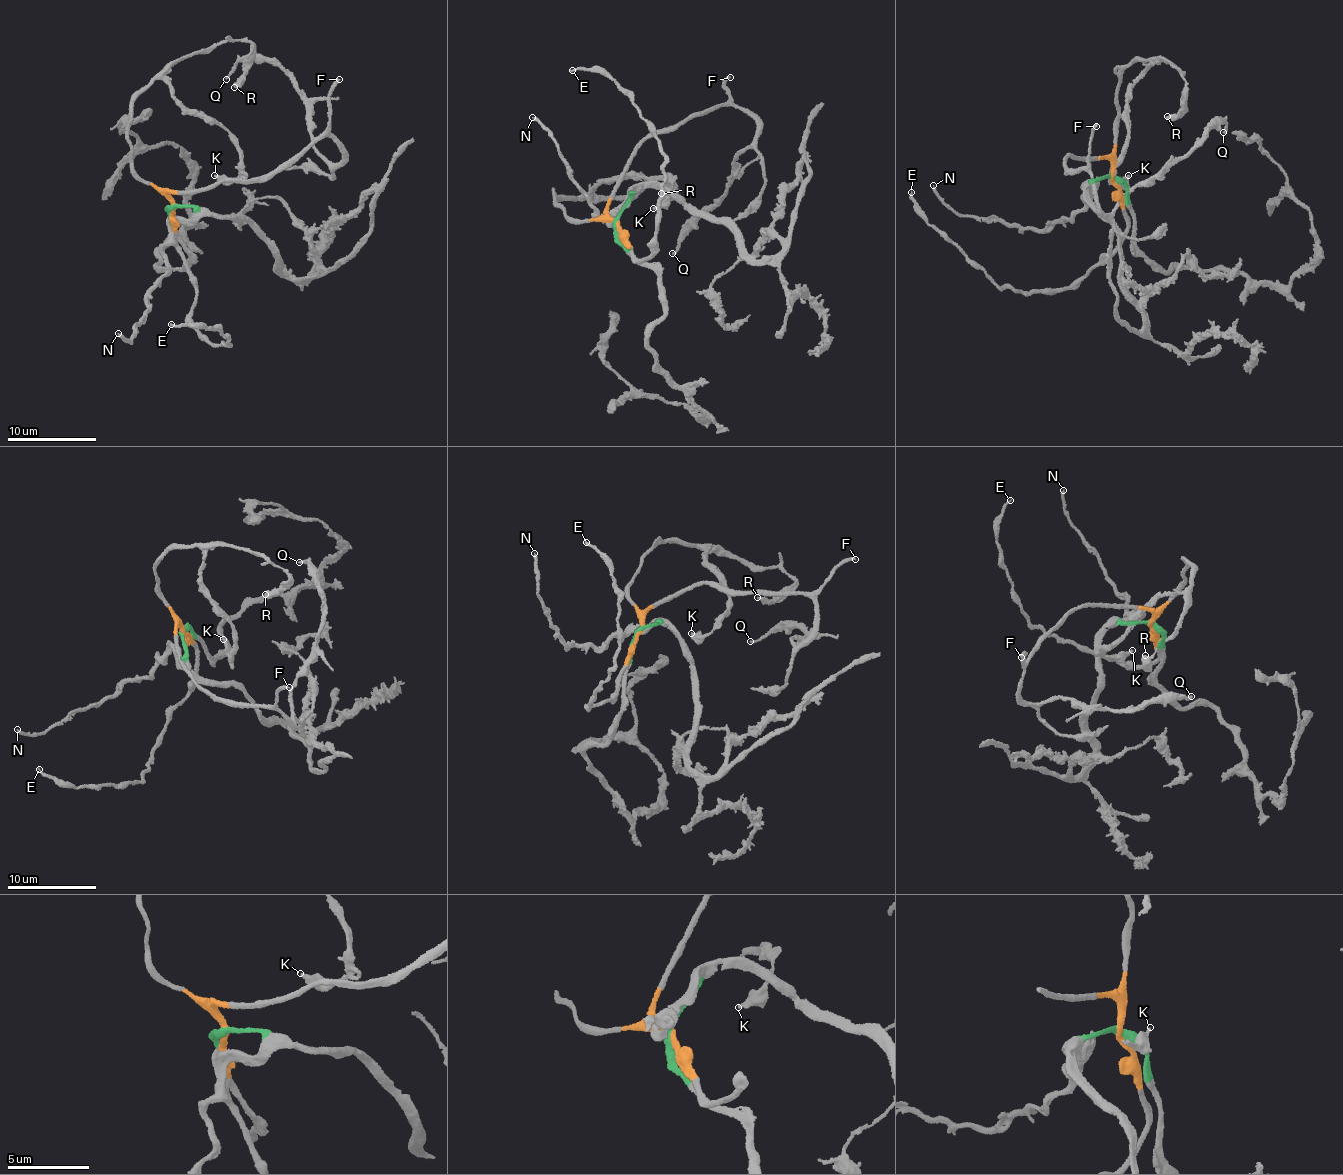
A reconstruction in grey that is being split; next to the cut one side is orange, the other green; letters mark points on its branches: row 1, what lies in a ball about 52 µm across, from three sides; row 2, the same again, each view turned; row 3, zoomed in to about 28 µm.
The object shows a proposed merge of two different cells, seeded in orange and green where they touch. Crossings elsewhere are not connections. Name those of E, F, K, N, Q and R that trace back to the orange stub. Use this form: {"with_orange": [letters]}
{"with_orange": ["E", "F", "K", "Q", "R"]}

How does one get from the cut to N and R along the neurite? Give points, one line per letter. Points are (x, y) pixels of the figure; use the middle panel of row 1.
N: (617, 223), (629, 194), (615, 218), (594, 211), (587, 194), (572, 178), (557, 144), (532, 117)
R: (617, 223), (610, 218), (569, 220), (553, 198), (633, 197), (647, 184), (670, 185), (676, 195), (661, 193)

